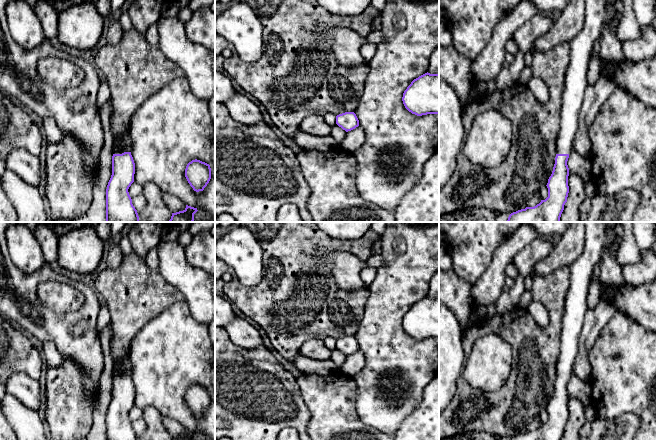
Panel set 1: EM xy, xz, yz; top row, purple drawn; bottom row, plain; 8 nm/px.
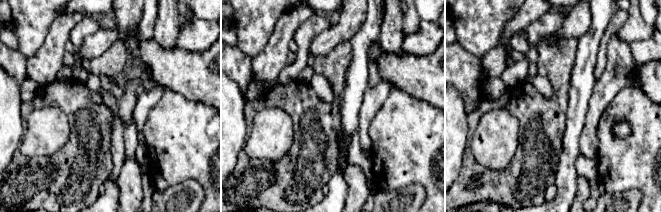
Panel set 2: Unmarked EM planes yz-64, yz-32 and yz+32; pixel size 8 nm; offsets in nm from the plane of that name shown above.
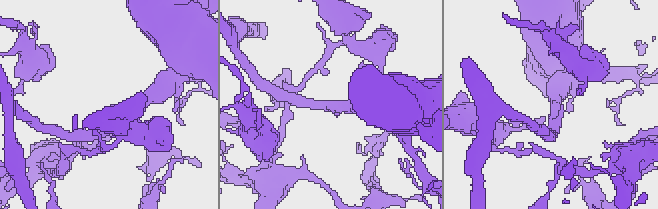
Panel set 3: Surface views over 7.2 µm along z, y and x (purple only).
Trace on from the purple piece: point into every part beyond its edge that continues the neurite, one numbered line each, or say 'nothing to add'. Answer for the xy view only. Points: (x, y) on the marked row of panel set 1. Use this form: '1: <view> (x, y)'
1: xy (122, 144)

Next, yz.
1: yz (581, 46)

